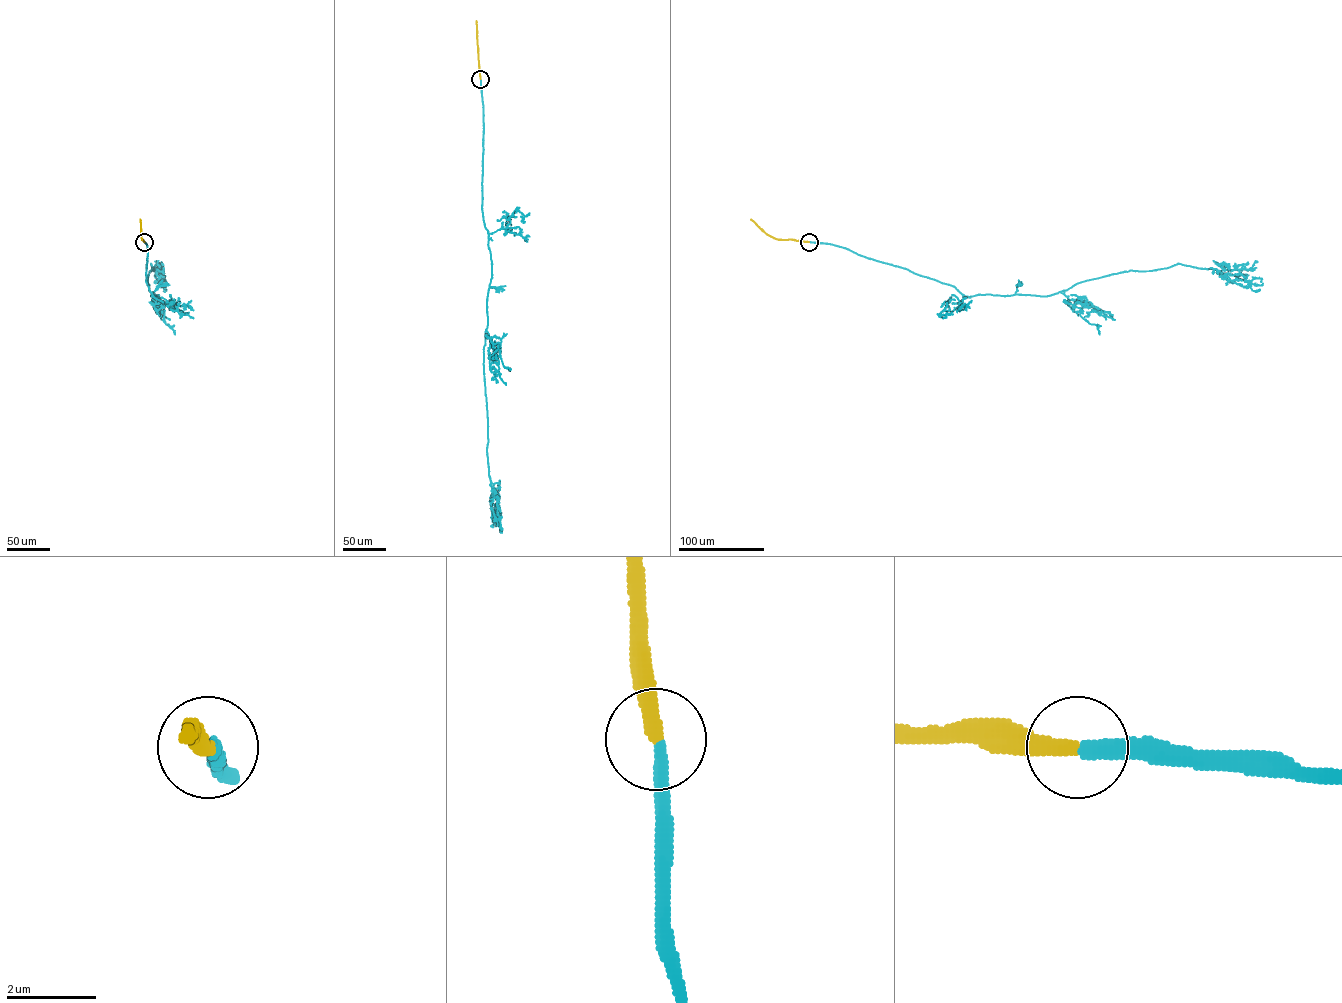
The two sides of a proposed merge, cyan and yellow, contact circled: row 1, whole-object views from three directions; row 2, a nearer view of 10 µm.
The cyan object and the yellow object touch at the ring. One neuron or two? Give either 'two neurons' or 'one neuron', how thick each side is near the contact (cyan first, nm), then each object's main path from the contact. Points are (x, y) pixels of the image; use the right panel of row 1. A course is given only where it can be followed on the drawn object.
one neuron; 320 nm thick on the cyan side, 360 nm on the other; cyan runs (809, 242), (845, 248), (953, 286), (968, 296), (1049, 296), (1087, 280), (1178, 263), (1232, 274), (1258, 290); yellow runs (809, 242), (774, 238), (751, 219)

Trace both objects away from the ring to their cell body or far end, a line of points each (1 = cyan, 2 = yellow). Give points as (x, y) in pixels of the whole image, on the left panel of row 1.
1: (144, 242), (146, 282), (156, 296), (151, 296), (147, 283), (151, 263), (154, 276), (166, 290)
2: (144, 242), (140, 219)

